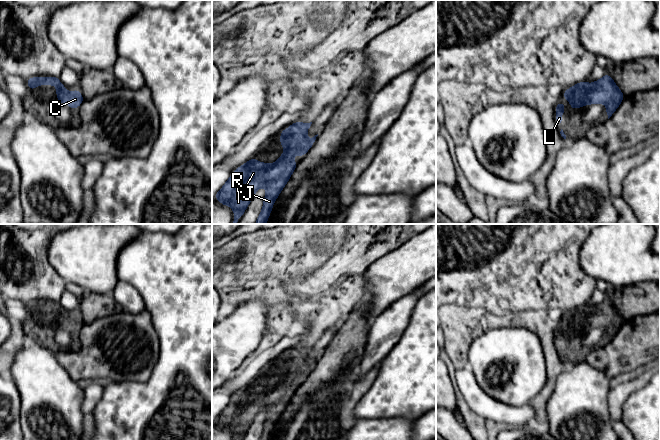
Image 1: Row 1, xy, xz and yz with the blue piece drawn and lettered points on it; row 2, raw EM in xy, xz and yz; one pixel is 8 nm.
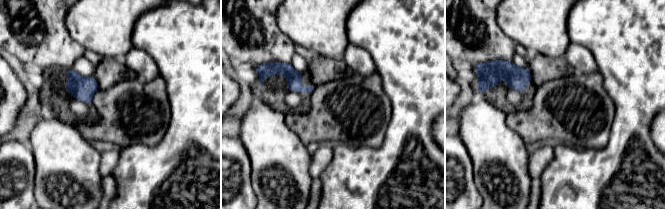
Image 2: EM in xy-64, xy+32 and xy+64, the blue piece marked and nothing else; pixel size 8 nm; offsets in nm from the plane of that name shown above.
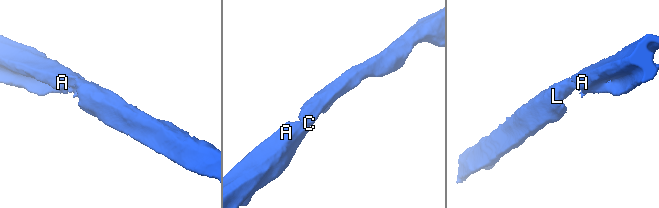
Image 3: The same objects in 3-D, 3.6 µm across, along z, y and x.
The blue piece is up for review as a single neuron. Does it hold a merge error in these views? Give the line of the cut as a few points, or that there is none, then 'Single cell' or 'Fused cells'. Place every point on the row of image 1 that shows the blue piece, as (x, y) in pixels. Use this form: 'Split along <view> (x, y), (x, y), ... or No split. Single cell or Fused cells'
No split. Single cell

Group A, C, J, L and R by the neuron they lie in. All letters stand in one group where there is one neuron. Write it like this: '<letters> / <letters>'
A C J L R

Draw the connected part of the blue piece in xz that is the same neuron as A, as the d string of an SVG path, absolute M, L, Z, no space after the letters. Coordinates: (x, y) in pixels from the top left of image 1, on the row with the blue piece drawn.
M293 122L289 128L282 130L280 134L280 144L285 151L276 162L267 164L259 162L253 157L232 172L224 186L214 194L219 203L233 209L233 224L236 224L244 214L260 187L266 188L266 195L261 213L255 224L267 223L275 200L298 164L291 156L304 156L318 136L317 134L310 139L306 138L311 124L312 122Z

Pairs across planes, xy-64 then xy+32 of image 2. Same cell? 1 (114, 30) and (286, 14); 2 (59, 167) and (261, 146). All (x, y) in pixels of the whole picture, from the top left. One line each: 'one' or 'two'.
1: one
2: one

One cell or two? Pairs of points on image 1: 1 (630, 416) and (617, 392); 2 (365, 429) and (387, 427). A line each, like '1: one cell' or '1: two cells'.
1: two cells
2: one cell

